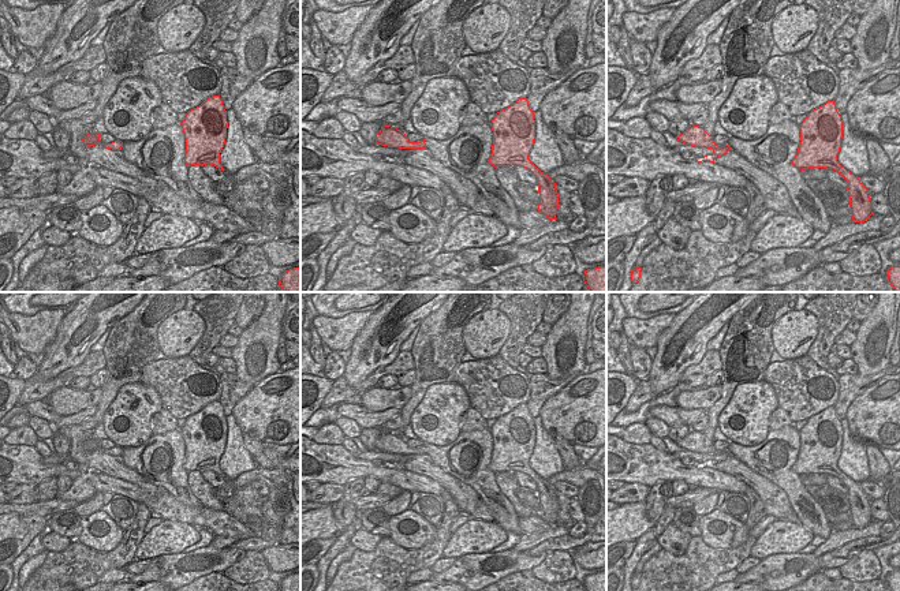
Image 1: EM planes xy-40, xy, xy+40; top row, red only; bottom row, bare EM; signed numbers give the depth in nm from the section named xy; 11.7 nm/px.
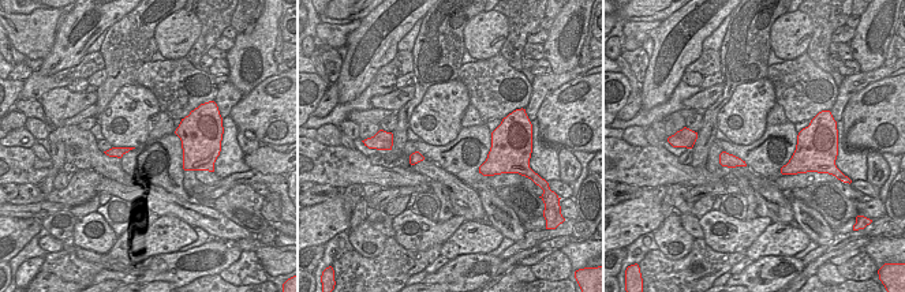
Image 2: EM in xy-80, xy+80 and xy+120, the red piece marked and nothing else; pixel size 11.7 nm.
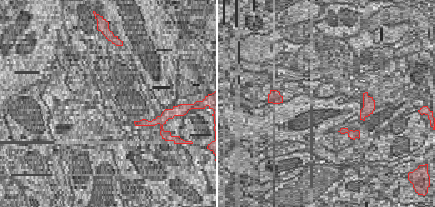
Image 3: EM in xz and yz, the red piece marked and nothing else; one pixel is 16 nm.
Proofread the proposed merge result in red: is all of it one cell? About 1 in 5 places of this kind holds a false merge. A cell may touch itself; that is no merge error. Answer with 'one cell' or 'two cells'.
one cell

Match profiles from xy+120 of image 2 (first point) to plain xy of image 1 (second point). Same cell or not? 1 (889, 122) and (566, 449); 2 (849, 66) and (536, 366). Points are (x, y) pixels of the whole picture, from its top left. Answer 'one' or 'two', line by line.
1: two
2: one

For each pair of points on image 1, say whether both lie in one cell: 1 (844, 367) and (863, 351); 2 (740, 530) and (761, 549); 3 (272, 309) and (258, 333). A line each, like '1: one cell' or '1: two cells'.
1: two cells
2: two cells
3: one cell

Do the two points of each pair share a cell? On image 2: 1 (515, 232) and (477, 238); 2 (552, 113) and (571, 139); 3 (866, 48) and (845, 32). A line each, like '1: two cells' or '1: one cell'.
1: two cells
2: one cell
3: two cells

